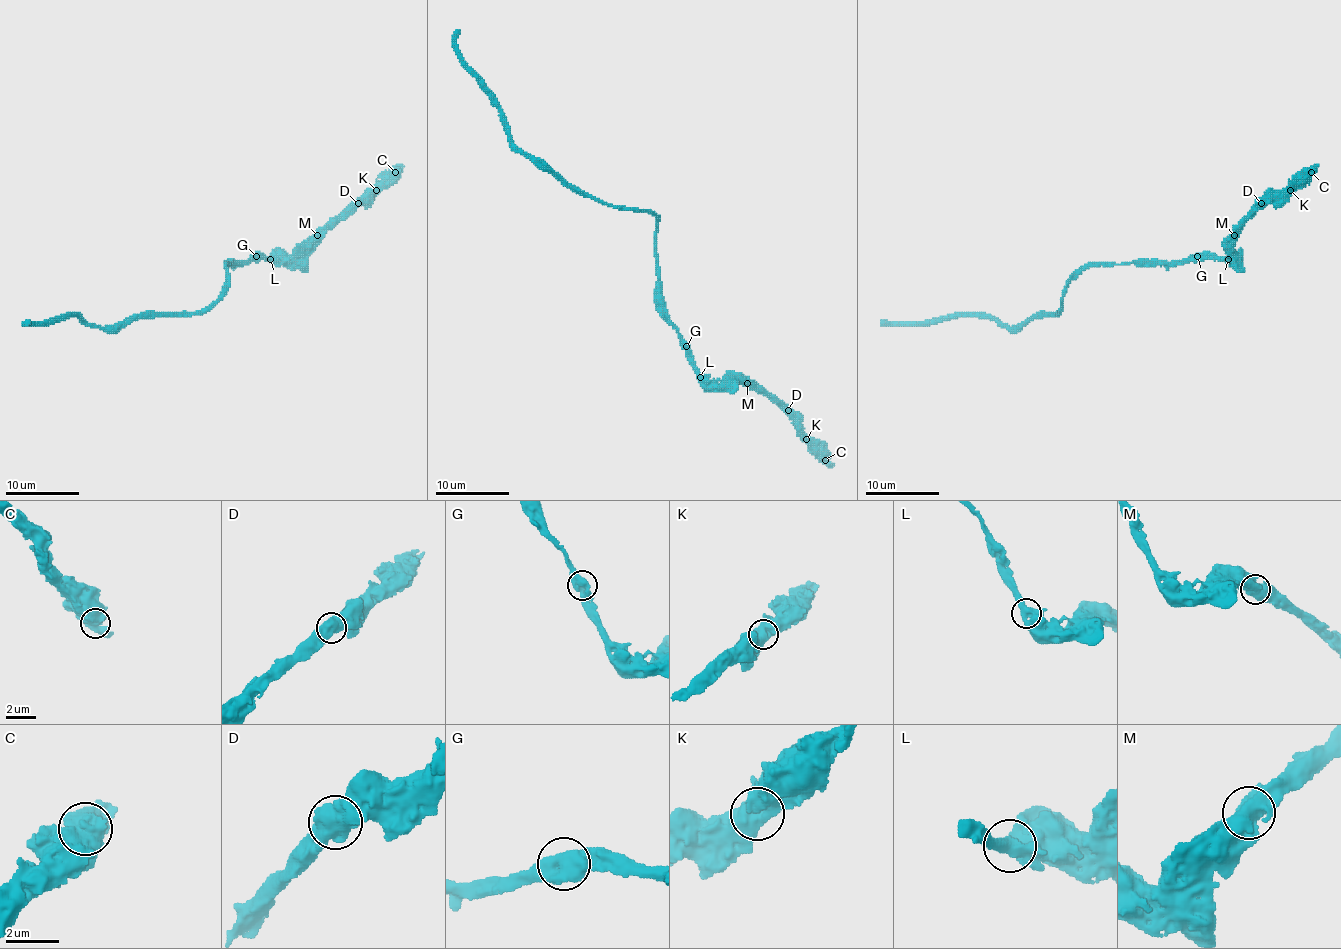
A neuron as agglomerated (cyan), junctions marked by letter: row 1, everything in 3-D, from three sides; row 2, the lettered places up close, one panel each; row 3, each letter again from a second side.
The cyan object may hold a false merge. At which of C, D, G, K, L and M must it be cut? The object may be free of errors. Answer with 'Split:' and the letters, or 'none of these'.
Split: none of these

